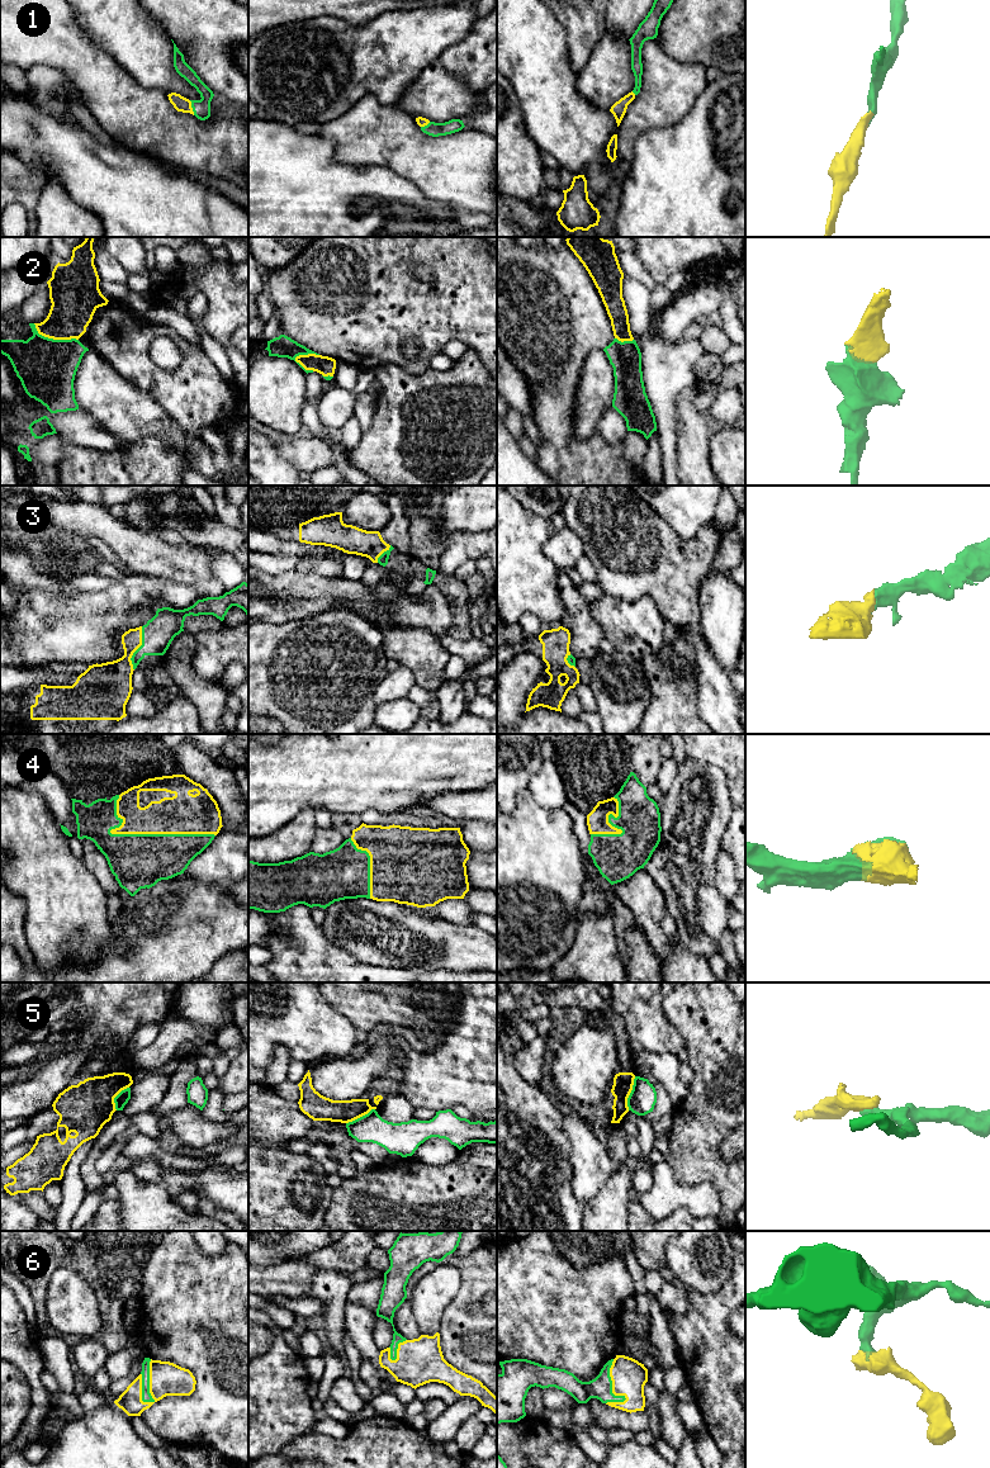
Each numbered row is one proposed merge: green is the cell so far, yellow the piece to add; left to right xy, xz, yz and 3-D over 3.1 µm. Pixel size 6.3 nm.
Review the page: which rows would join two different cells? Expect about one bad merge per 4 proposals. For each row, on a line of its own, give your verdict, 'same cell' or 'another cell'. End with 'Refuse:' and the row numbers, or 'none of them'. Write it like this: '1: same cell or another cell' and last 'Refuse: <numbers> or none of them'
1: same cell
2: same cell
3: same cell
4: same cell
5: another cell
6: same cell
Refuse: 5

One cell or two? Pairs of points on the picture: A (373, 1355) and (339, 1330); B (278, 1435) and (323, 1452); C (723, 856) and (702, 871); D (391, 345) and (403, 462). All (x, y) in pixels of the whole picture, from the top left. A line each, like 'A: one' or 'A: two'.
A: two
B: two
C: two
D: two

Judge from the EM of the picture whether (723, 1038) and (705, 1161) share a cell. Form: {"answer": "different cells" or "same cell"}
{"answer": "same cell"}

